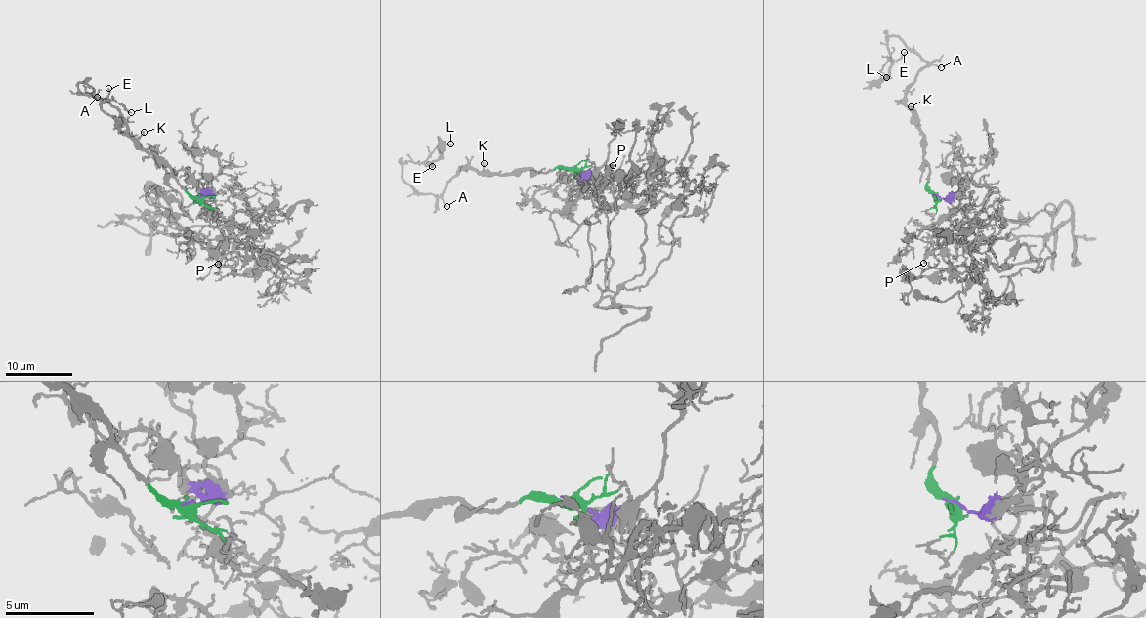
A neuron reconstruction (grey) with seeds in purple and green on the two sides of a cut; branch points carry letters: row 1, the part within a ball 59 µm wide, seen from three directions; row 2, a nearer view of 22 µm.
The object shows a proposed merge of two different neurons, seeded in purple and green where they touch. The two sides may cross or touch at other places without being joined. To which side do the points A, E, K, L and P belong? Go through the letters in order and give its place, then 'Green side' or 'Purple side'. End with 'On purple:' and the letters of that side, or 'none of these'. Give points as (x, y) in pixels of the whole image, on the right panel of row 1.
A: Place: (941, 67). Green side
E: Place: (904, 52). Green side
K: Place: (911, 106). Green side
L: Place: (886, 77). Green side
P: Place: (923, 263). Purple side
On purple: P

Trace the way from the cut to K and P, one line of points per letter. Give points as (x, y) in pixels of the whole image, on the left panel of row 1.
K: (200, 196), (192, 197), (166, 165), (140, 144), (138, 140), (144, 131)
P: (200, 196), (207, 196), (206, 188), (201, 200), (230, 229), (209, 246), (218, 264)

